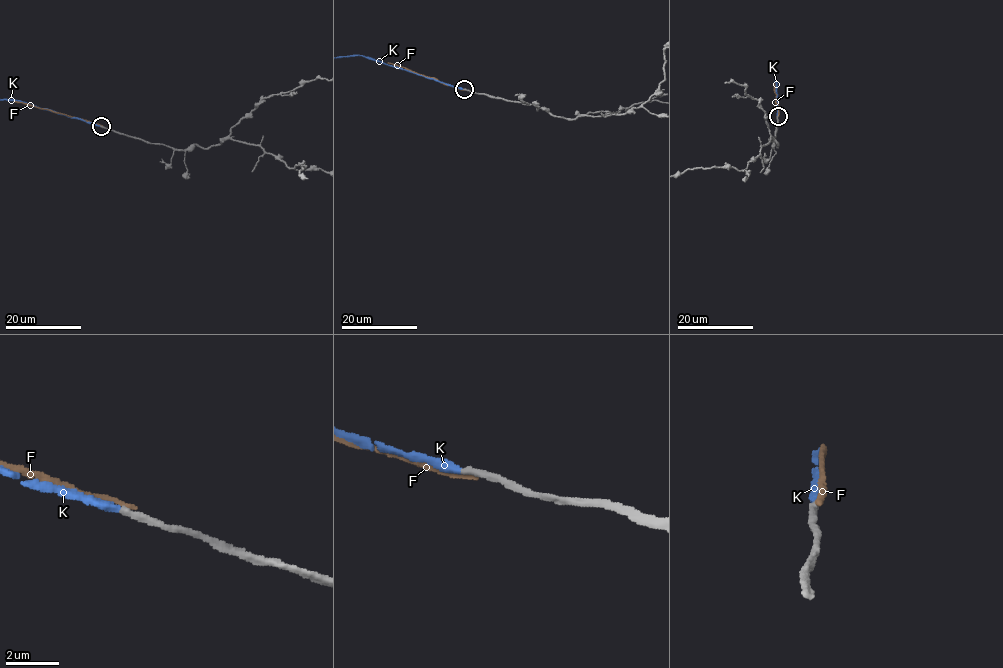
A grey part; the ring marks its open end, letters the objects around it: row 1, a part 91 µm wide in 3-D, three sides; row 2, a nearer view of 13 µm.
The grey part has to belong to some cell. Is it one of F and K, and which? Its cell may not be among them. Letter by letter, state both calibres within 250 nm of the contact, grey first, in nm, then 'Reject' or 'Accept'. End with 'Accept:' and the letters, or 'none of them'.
F: Thickness 320 nm (grey) against 200 nm. Reject
K: Thickness 280 nm (grey) against 320 nm. Accept
Accept: K

